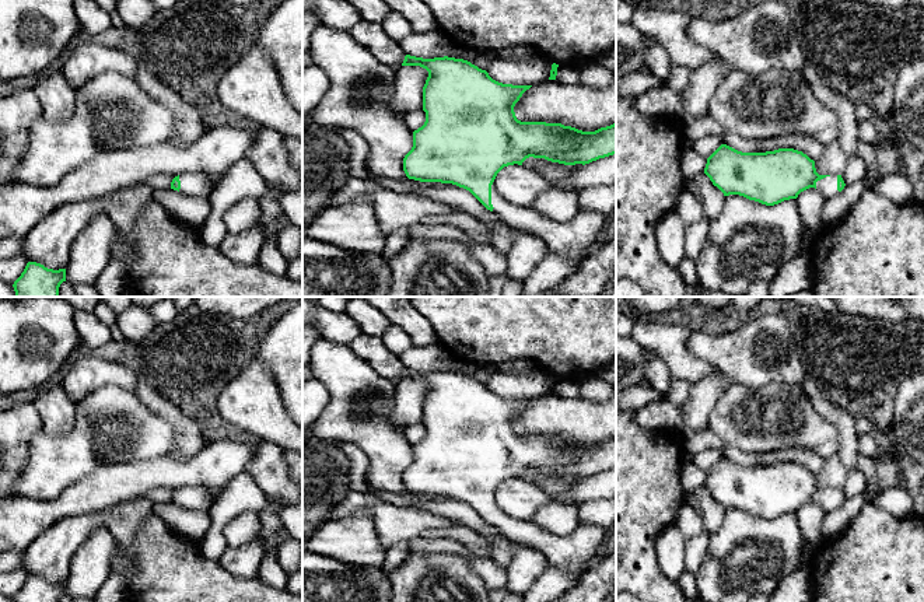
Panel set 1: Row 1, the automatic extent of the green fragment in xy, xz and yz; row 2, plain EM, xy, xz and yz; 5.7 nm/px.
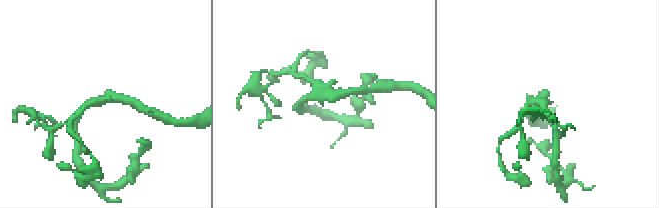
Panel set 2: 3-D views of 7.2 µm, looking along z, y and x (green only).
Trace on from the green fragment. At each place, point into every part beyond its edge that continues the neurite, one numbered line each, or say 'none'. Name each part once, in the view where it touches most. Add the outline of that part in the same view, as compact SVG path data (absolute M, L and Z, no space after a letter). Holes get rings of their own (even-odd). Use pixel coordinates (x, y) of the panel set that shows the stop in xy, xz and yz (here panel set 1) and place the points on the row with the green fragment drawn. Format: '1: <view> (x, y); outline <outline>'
1: xz (573, 238); outline M493 182L491 185L493 213L512 228L539 237L549 248L549 252L568 256L578 267L591 253L592 241L605 228L605 214L592 210L580 210L567 223L556 223L531 207L514 206L504 200Z

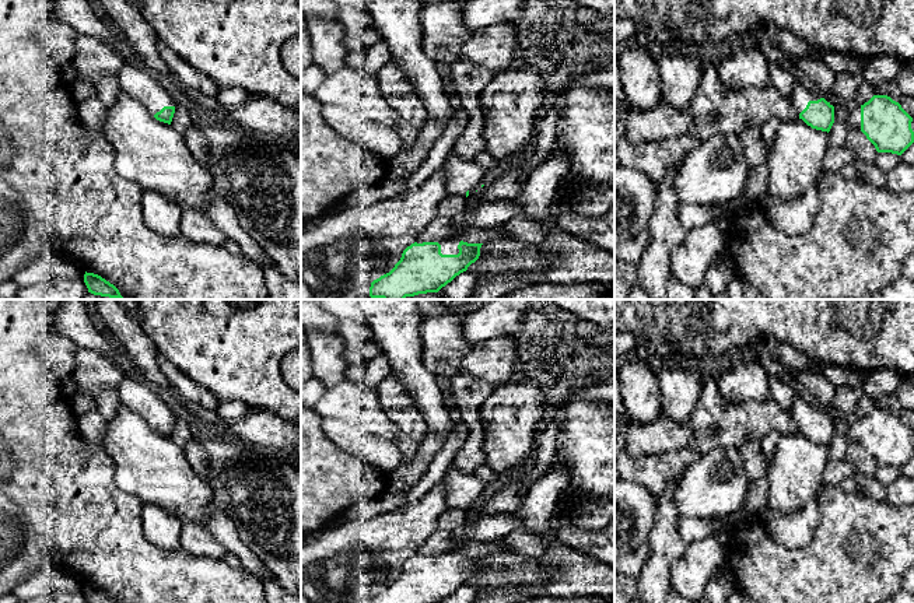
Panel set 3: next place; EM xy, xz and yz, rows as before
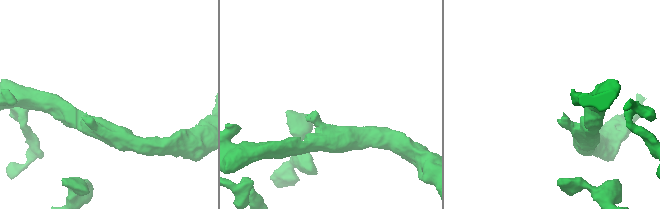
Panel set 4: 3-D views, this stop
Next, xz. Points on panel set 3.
1: xz (462, 175); outline M455 150L449 151L441 168L447 175L447 192L455 197L473 196L481 187L486 175L484 168L474 161L459 158Z
2: xz (448, 246); outline M449 236L444 241L440 241L438 243L441 245L441 253L442 255L458 255L459 242L460 242L460 239L458 236Z

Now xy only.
1: xy (140, 84); outline M123 64L116 78L122 92L137 99L151 115L155 115L164 106L176 105L150 70Z

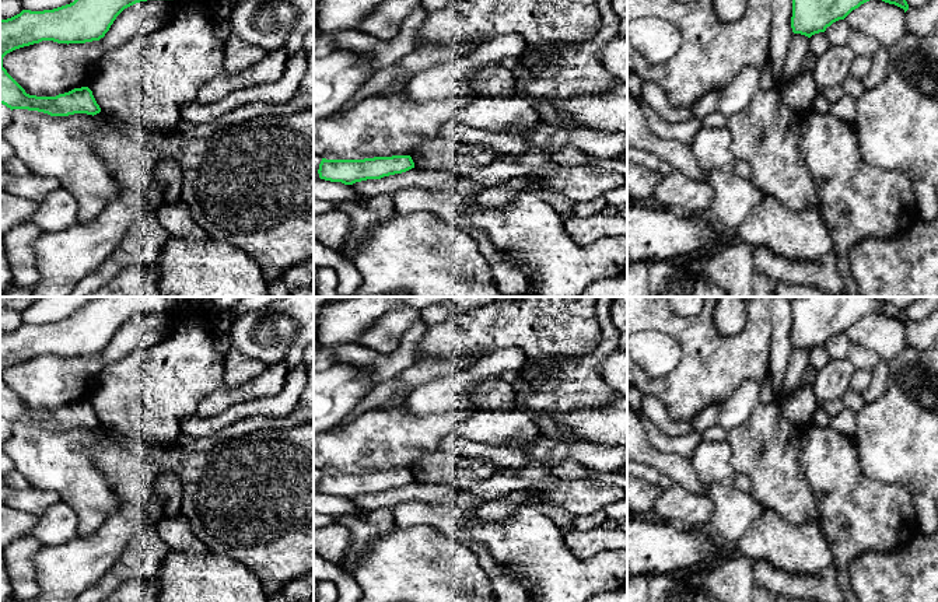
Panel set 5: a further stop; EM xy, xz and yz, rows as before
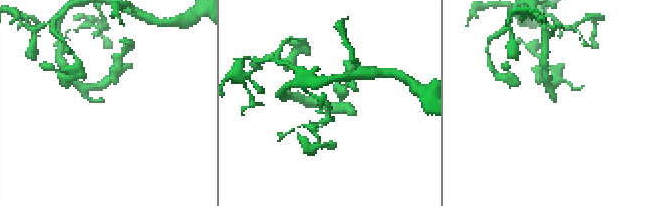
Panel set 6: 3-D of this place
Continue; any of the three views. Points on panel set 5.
none

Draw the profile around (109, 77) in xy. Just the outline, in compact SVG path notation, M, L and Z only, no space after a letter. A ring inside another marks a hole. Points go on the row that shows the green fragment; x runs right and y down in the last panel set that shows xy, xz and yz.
M175 0L171 20L161 29L137 36L109 52L101 60L101 71L88 85L101 113L155 132L174 132L181 106L195 101L199 88L225 67L225 42L214 32L214 10L210 0Z

